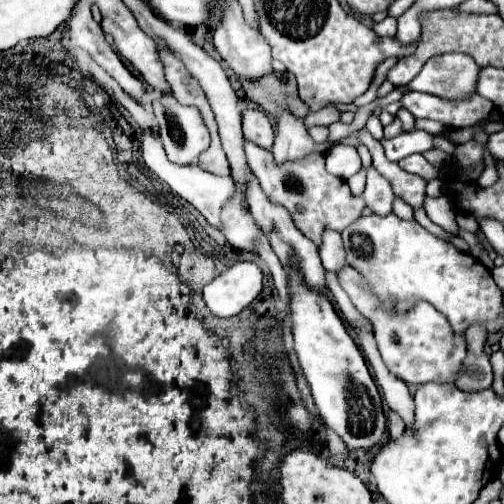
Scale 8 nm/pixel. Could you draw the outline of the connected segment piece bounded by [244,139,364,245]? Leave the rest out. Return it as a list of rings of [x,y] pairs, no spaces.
[[[244,139],[244,153],[248,159],[248,165],[252,173],[258,177],[264,193],[278,205],[286,207],[296,223],[296,227],[316,245],[320,245],[322,231],[334,229],[344,231],[348,225],[352,225],[364,209],[364,199],[350,193],[350,187],[344,179],[330,175],[324,169],[324,155],[318,151],[308,153],[308,157],[300,161],[286,161],[276,165],[270,151],[262,149],[260,145]]]

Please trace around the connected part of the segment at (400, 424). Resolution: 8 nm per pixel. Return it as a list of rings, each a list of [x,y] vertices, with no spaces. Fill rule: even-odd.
[[[388,413],[388,431],[390,431],[390,437],[392,439],[398,439],[400,433],[404,433],[404,421],[400,421],[400,417],[396,417],[396,413]]]

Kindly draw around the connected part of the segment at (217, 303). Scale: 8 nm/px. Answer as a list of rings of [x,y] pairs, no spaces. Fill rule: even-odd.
[[[236,263],[204,287],[204,301],[218,317],[234,317],[262,291],[264,275],[256,263]]]

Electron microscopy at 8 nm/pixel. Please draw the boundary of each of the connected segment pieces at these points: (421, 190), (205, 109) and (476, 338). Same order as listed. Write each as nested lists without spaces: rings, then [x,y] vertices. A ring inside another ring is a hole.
[[[366,127],[360,129],[360,131],[356,131],[356,139],[362,145],[368,147],[368,151],[372,155],[372,165],[378,169],[380,175],[384,175],[390,181],[394,193],[398,197],[402,197],[408,205],[422,207],[424,205],[424,195],[426,195],[426,181],[422,177],[418,177],[418,175],[412,175],[412,173],[402,171],[398,163],[388,161],[386,155],[384,155],[384,149],[382,149],[382,143],[376,141],[368,133]]]
[[[158,47],[160,51],[160,57],[164,61],[164,67],[166,67],[166,79],[168,83],[172,85],[172,91],[174,91],[174,97],[182,103],[182,105],[192,105],[196,107],[204,119],[214,119],[214,113],[208,105],[208,99],[204,95],[204,91],[200,89],[198,81],[192,79],[188,75],[188,71],[184,69],[184,65],[172,57],[168,51],[164,51],[162,47]]]
[[[472,325],[466,331],[468,355],[464,359],[464,371],[456,377],[456,387],[462,391],[480,391],[492,385],[492,367],[488,355],[484,353],[486,329],[482,325]]]

